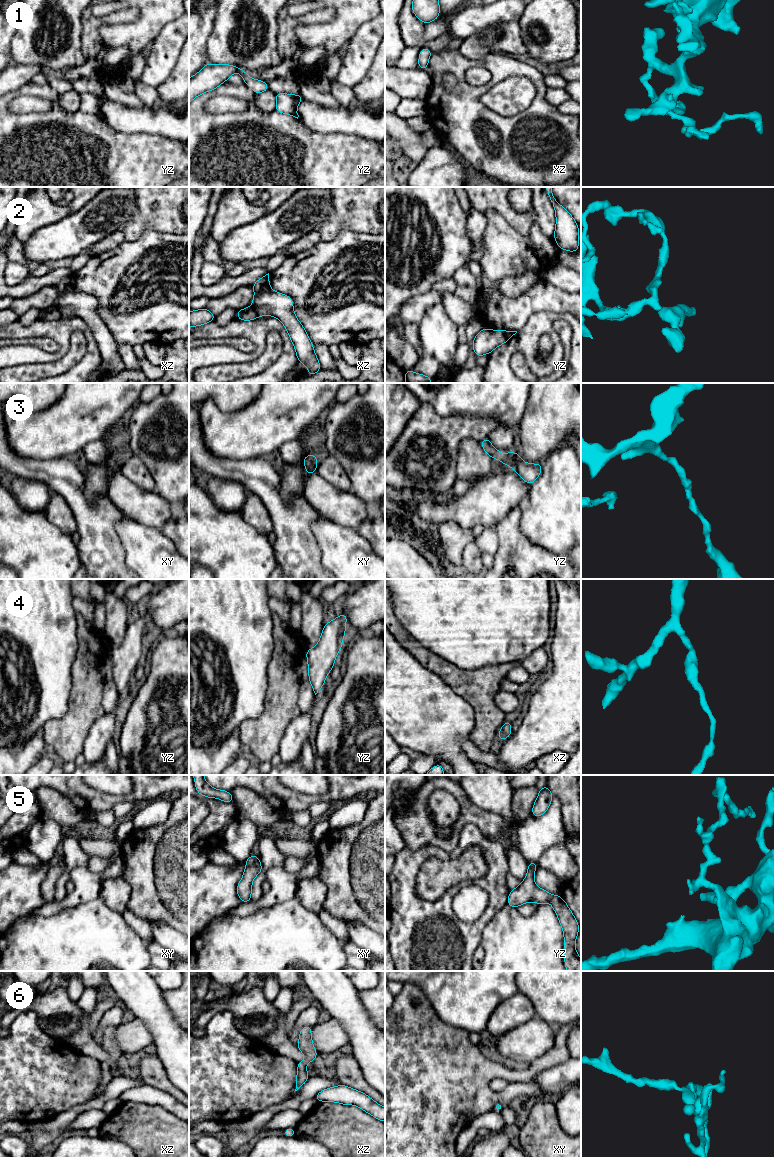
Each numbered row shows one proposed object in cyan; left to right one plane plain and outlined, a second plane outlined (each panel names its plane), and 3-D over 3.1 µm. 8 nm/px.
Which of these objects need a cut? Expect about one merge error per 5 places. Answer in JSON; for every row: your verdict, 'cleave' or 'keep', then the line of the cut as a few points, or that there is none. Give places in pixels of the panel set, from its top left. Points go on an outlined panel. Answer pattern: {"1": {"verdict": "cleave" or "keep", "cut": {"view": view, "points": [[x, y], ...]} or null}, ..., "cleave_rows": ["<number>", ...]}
{"1": {"verdict": "keep", "cut": null}, "2": {"verdict": "cleave", "cut": {"view": "xz", "points": [[252, 306], [258, 315]]}}, "3": {"verdict": "keep", "cut": null}, "4": {"verdict": "keep", "cut": null}, "5": {"verdict": "keep", "cut": null}, "6": {"verdict": "keep", "cut": null}, "cleave_rows": ["2"]}

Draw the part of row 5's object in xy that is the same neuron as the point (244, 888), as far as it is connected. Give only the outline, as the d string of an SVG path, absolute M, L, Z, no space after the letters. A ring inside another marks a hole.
M252 854L246 861L243 878L237 885L237 894L242 903L251 901L252 881L263 870L260 859Z

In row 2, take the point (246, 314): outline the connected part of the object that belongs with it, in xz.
M249 307L249 308L238 310L236 318L243 320L243 321L249 321L249 320L257 319L258 314L253 307Z

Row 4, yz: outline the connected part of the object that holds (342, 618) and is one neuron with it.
M342 612L337 619L332 619L324 625L318 644L306 651L308 660L309 681L315 695L325 683L325 678L331 672L336 656L342 648L346 631L347 615Z

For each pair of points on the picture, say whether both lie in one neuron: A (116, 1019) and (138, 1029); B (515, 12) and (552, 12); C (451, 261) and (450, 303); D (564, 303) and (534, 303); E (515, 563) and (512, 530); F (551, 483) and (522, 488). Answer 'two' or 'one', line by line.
A: two
B: two
C: two
D: one
E: one
F: two

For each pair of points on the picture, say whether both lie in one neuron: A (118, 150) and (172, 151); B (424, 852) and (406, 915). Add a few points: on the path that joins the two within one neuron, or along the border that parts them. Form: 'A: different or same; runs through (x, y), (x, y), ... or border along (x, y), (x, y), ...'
A: same; runs through (131, 151), (159, 151)
B: same; runs through (408, 868), (406, 870), (406, 899)

